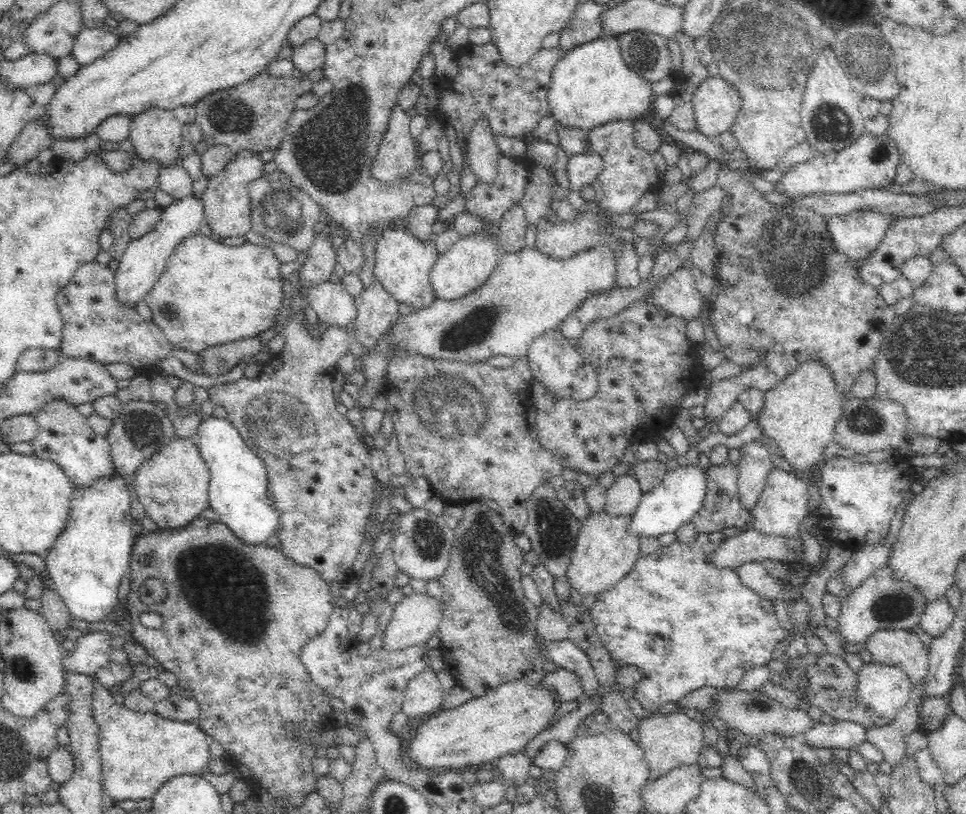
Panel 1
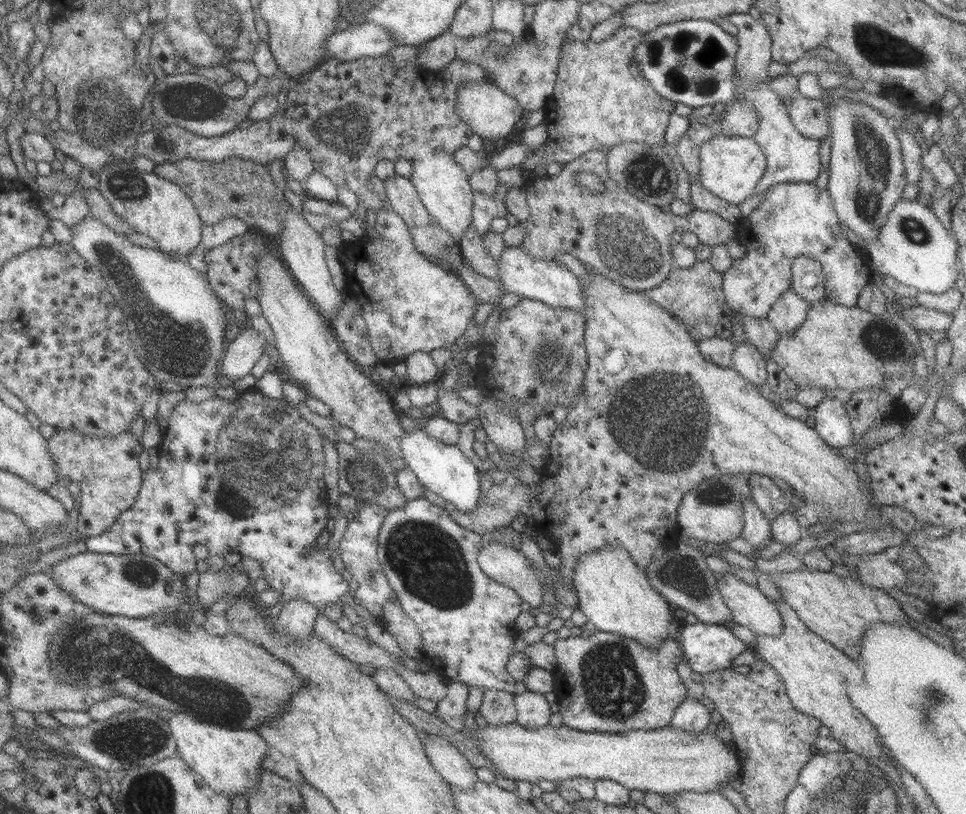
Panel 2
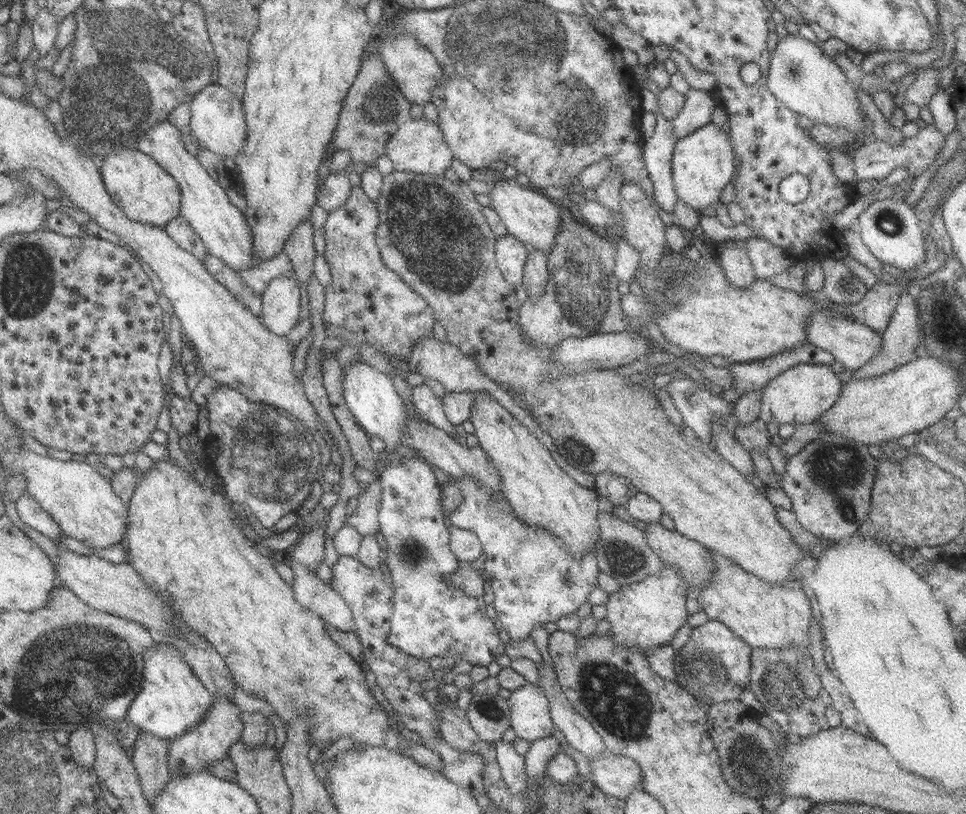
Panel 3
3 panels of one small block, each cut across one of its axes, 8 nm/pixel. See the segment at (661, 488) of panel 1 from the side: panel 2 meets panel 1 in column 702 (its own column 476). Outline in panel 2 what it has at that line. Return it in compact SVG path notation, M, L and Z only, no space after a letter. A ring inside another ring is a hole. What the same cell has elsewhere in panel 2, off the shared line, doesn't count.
M426 428L405 432L399 438L399 450L406 466L414 472L416 479L429 491L442 497L462 512L474 512L480 498L480 472L456 445L444 444L431 437Z

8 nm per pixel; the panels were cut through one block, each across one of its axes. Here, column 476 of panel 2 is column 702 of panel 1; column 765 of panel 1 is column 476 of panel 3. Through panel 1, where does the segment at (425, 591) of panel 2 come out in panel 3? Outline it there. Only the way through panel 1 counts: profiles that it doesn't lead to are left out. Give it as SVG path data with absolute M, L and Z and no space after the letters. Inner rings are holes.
M392 456L384 463L380 474L382 501L379 509L379 531L386 540L383 564L386 564L394 578L394 597L392 598L391 631L388 642L406 654L434 662L437 657L460 656L476 666L488 666L504 654L505 644L498 636L492 619L488 617L488 598L467 596L462 589L450 587L448 576L459 568L459 560L450 548L451 535L446 528L446 518L441 504L441 488L430 464L424 459L404 458L398 461Z

